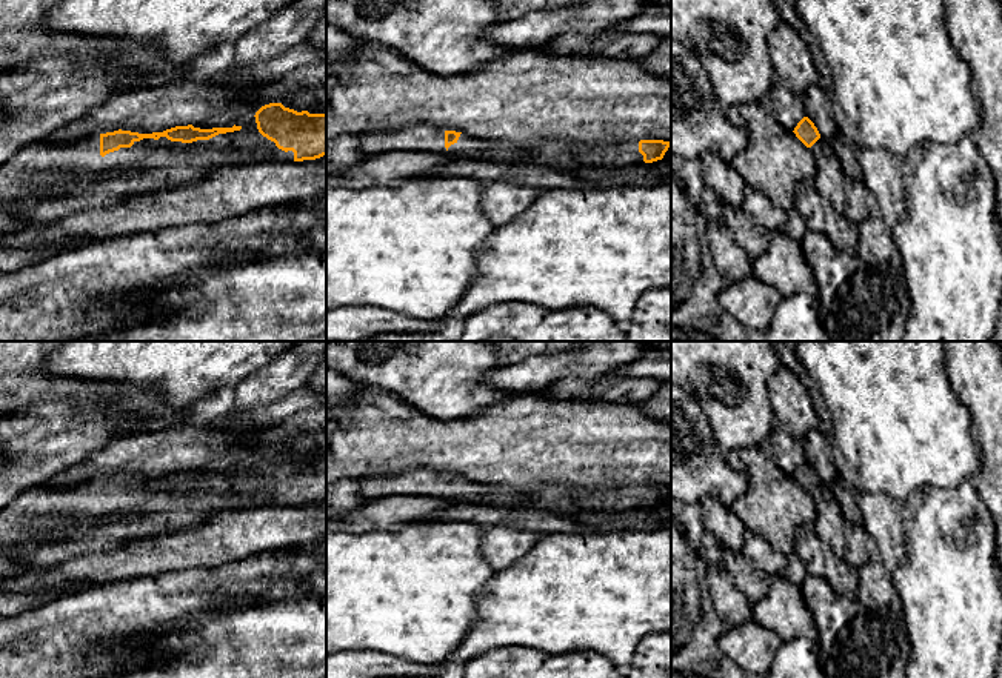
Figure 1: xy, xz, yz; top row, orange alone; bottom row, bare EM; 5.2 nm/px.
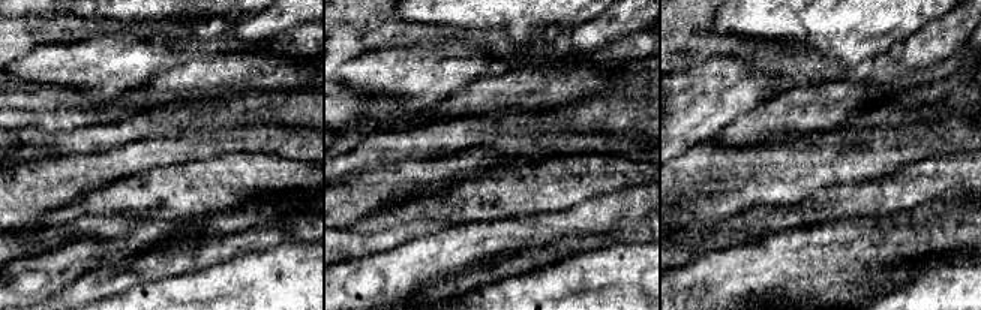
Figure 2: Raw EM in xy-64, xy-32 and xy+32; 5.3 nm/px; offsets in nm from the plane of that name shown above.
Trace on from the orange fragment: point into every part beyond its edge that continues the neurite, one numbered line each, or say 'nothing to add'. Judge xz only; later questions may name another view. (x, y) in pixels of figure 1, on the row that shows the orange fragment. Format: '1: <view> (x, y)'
1: xz (564, 156)

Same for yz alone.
1: yz (830, 180)

